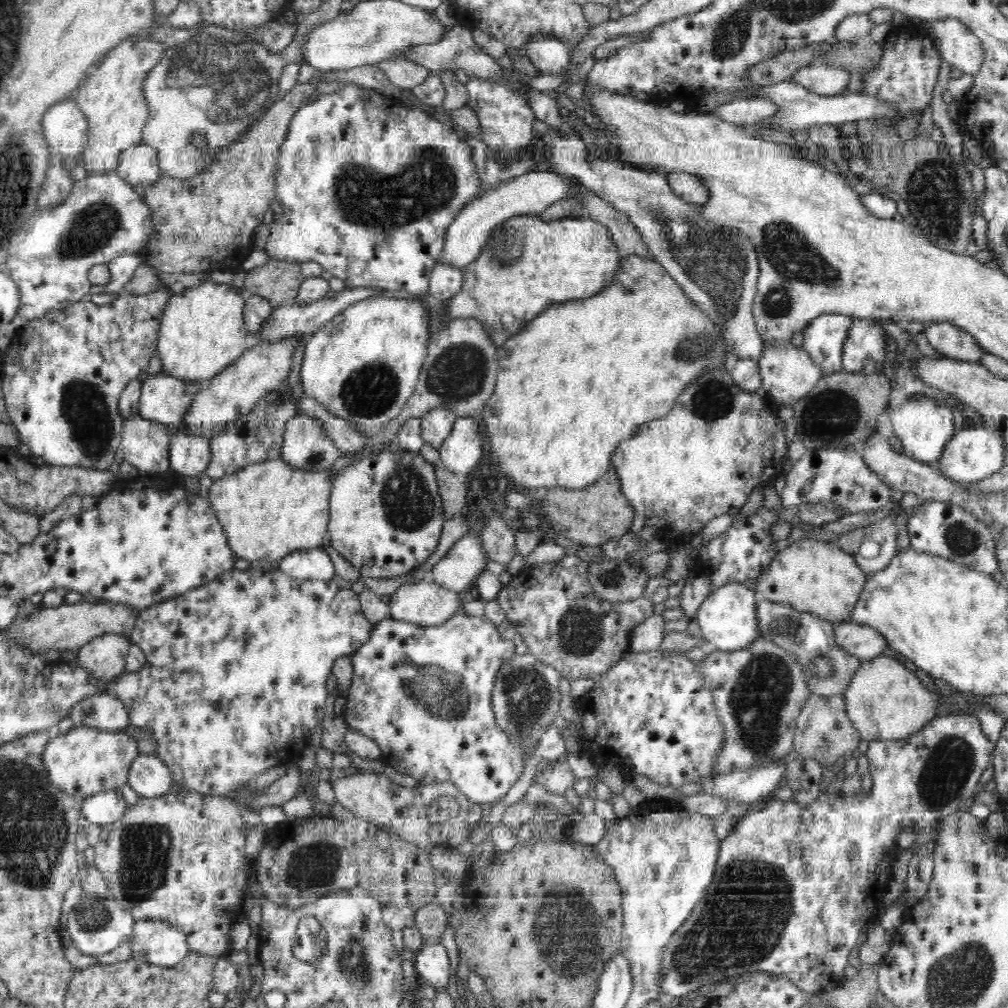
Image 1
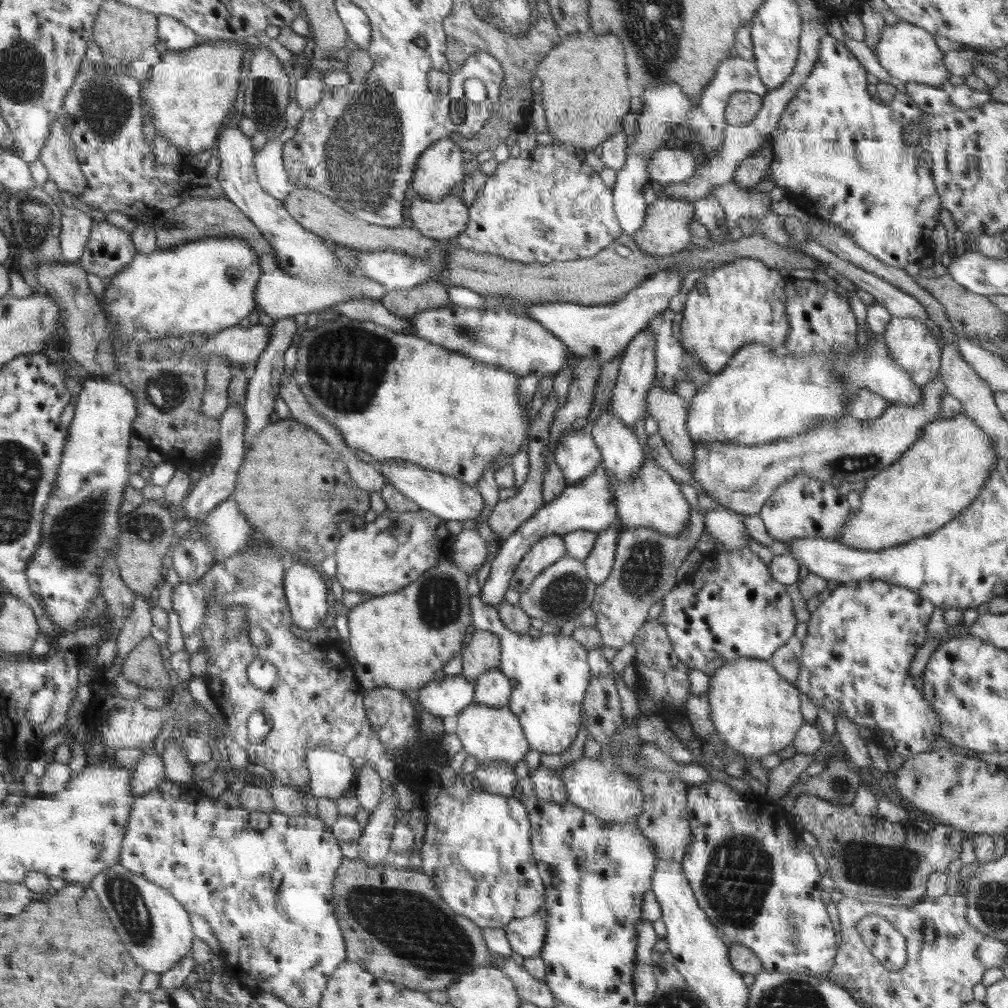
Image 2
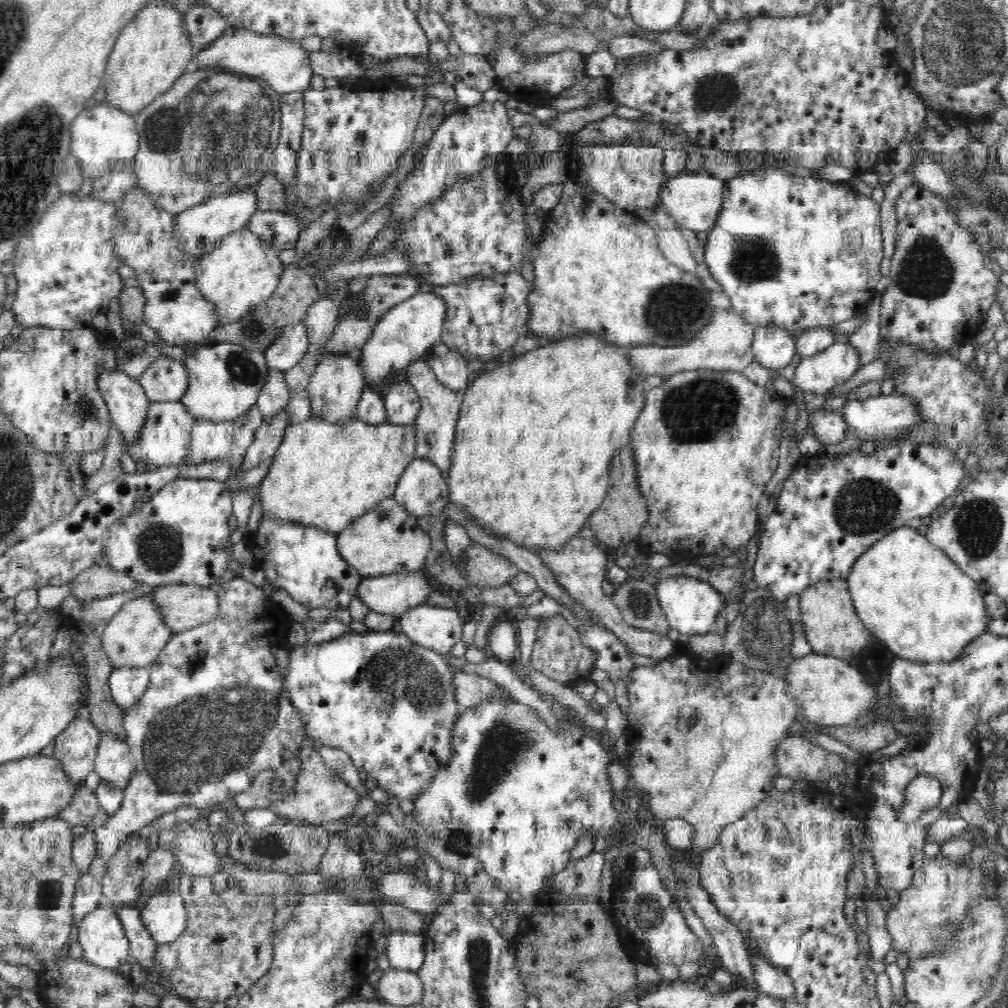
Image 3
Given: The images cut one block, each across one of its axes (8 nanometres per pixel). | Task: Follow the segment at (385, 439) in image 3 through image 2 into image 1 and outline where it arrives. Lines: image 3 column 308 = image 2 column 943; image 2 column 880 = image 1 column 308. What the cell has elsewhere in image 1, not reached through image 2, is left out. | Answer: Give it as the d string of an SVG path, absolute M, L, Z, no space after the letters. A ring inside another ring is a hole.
M278 460L250 464L234 475L227 475L213 481L208 500L211 508L218 515L222 530L226 531L226 542L232 554L248 560L280 560L296 551L322 546L322 540L328 535L329 501L333 476L330 470L324 472L300 472Z

